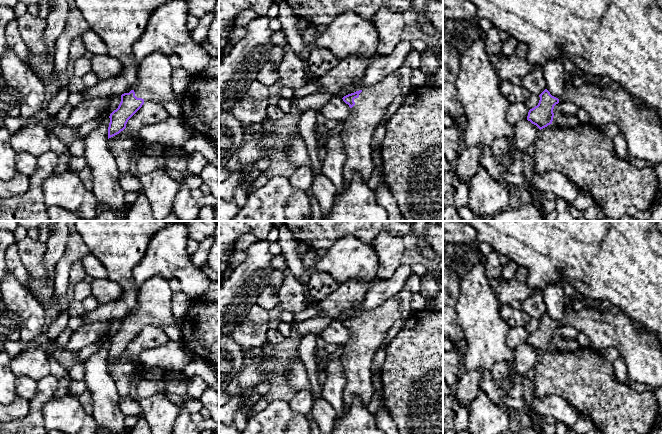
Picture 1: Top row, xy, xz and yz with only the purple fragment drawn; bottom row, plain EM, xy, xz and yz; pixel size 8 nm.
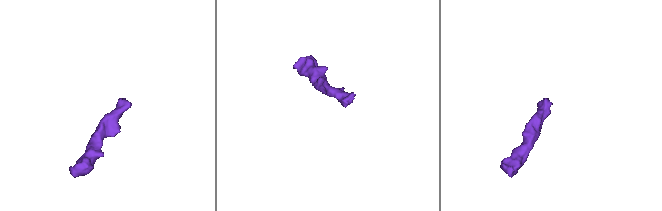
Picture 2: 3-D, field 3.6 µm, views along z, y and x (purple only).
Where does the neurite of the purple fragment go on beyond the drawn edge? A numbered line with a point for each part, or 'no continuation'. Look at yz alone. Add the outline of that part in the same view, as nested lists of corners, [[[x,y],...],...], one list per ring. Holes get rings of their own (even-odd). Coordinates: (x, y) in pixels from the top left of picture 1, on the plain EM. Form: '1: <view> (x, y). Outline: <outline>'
1: yz (642, 352). Outline: [[[573,297],[565,306],[564,317],[558,322],[559,326],[572,326],[583,332],[589,338],[590,346],[595,350],[616,348],[626,365],[630,381],[662,388],[662,345],[656,335],[641,333],[634,322],[613,307],[607,312],[590,306],[576,311],[572,306],[572,299]]]

